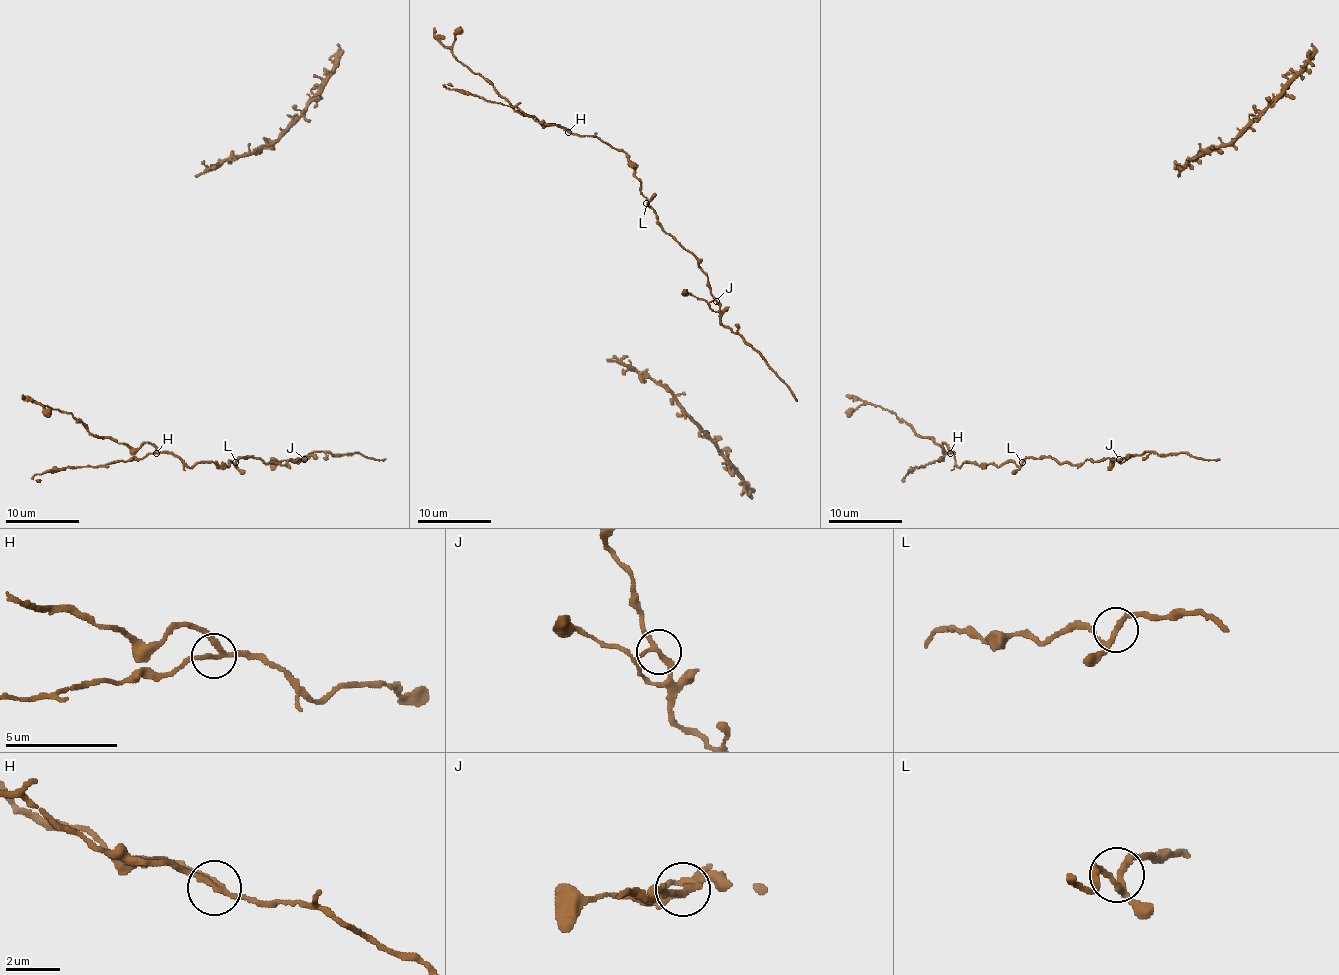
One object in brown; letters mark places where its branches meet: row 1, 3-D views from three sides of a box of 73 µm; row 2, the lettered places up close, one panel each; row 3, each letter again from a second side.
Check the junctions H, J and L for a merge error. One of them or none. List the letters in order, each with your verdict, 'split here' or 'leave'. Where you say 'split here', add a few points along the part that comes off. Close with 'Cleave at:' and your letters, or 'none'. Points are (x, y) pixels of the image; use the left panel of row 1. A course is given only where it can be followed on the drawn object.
H: split here; foreign part runs (156, 453), (114, 460), (103, 466), (73, 466), (59, 471), (37, 473), (33, 479), (40, 479)
J: leave
L: leave
Cleave at: H

